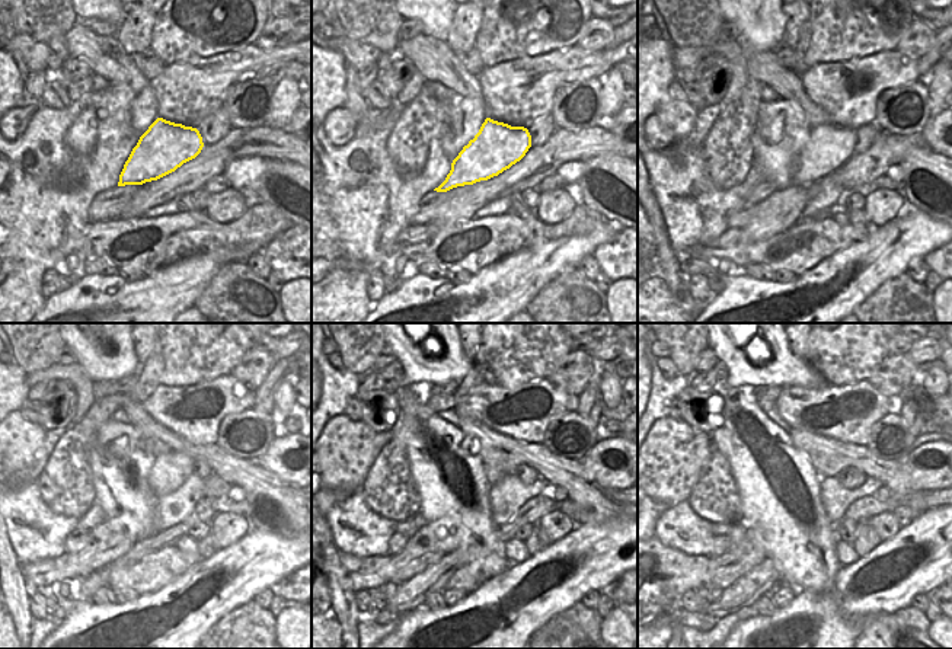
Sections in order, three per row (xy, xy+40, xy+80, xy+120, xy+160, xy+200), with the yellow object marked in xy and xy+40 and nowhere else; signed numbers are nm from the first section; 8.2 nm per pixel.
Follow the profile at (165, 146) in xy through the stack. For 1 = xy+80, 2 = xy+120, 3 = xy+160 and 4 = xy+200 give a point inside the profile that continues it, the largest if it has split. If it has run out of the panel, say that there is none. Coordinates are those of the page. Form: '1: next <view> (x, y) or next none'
1: next xy+80 (828, 146)
2: next xy+120 (169, 472)
3: next xy+160 (409, 527)
4: next xy+200 (738, 531)

